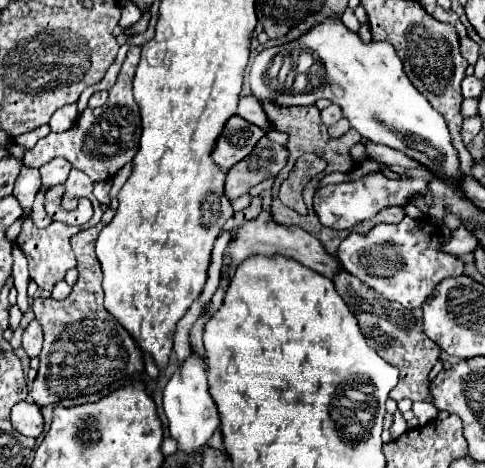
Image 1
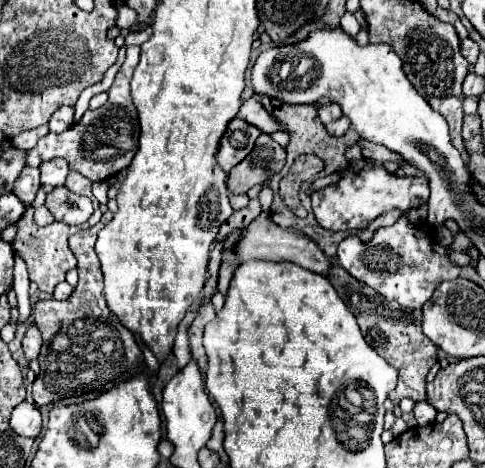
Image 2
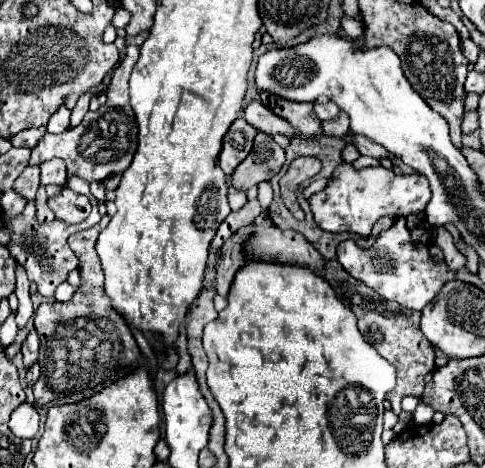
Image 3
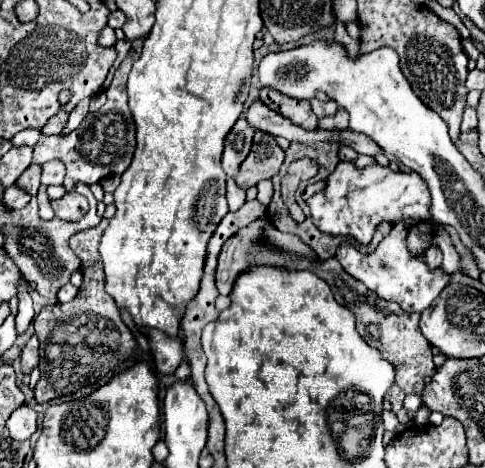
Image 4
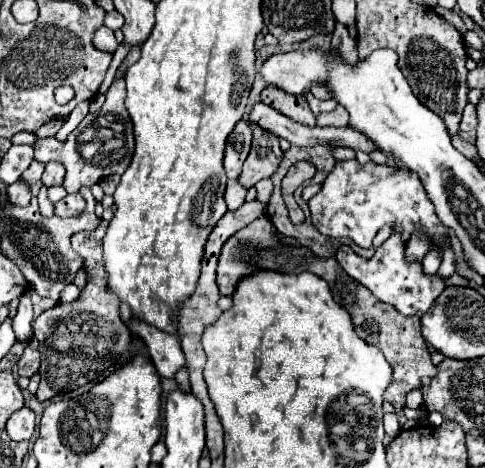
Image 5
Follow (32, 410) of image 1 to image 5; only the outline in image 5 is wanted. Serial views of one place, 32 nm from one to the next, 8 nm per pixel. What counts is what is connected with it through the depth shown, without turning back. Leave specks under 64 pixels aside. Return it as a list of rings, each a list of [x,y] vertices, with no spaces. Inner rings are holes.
[[[20,408],[16,410],[8,422],[6,422],[6,432],[12,440],[20,442],[20,440],[30,440],[34,434],[34,426],[36,426],[36,416],[30,408]]]

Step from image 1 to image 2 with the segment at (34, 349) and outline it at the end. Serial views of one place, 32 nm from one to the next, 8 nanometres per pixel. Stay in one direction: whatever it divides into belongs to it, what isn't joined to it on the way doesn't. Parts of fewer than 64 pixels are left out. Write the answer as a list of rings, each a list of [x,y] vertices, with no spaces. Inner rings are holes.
[[[30,326],[26,336],[24,336],[24,342],[22,342],[22,350],[24,350],[24,356],[26,360],[36,360],[38,354],[40,354],[40,348],[42,348],[42,340],[40,340],[40,330],[36,326]]]

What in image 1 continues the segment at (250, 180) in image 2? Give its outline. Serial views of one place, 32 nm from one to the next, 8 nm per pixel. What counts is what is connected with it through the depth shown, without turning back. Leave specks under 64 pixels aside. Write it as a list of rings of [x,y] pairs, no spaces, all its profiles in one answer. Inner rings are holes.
[[[262,136],[254,146],[254,150],[228,170],[226,196],[238,198],[246,194],[252,186],[268,178],[274,178],[286,166],[286,158],[288,158],[288,152],[284,146]]]

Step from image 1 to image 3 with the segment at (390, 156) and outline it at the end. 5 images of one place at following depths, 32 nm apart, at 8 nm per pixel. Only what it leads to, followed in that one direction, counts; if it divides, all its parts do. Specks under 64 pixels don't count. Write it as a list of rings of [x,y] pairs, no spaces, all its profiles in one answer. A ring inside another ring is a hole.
[[[360,134],[350,136],[350,144],[354,144],[356,150],[358,150],[360,154],[364,154],[364,156],[372,156],[372,158],[376,158],[376,160],[388,156],[388,152],[386,152],[380,144],[376,144],[376,142],[368,140],[366,136],[360,136]]]

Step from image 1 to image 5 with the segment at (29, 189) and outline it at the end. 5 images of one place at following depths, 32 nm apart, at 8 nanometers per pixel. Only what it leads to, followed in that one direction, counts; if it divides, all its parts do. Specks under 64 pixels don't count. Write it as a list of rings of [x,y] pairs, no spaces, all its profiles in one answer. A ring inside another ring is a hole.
[[[34,160],[32,164],[30,164],[30,168],[24,172],[24,180],[30,184],[30,188],[32,188],[32,194],[36,196],[38,194],[38,190],[42,188],[42,172],[44,172],[44,164],[40,164],[38,160]]]

